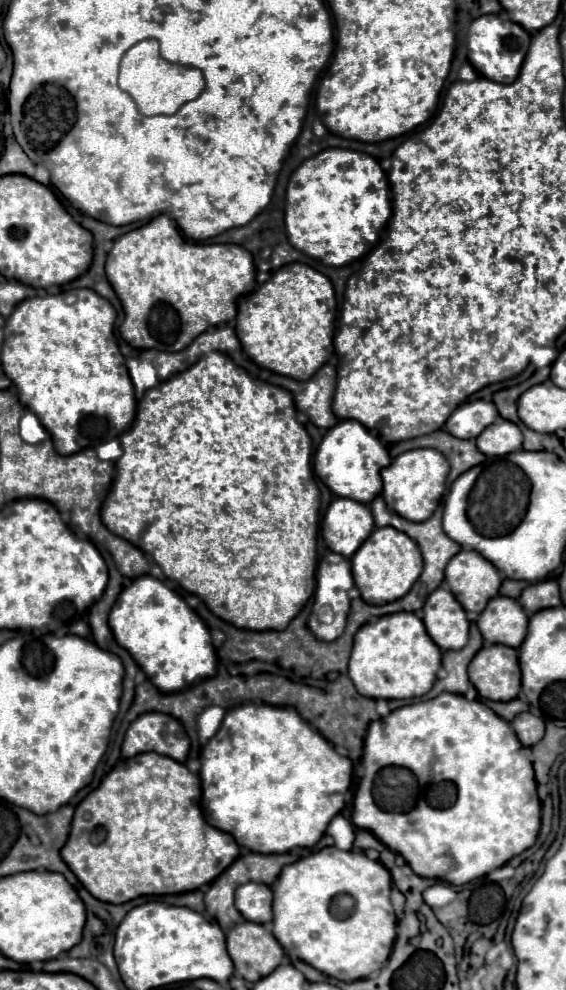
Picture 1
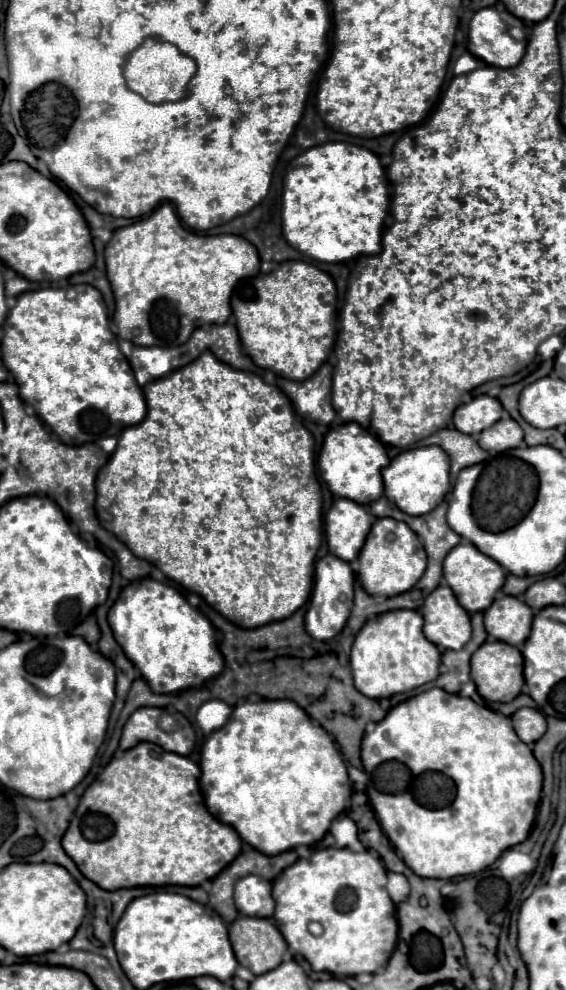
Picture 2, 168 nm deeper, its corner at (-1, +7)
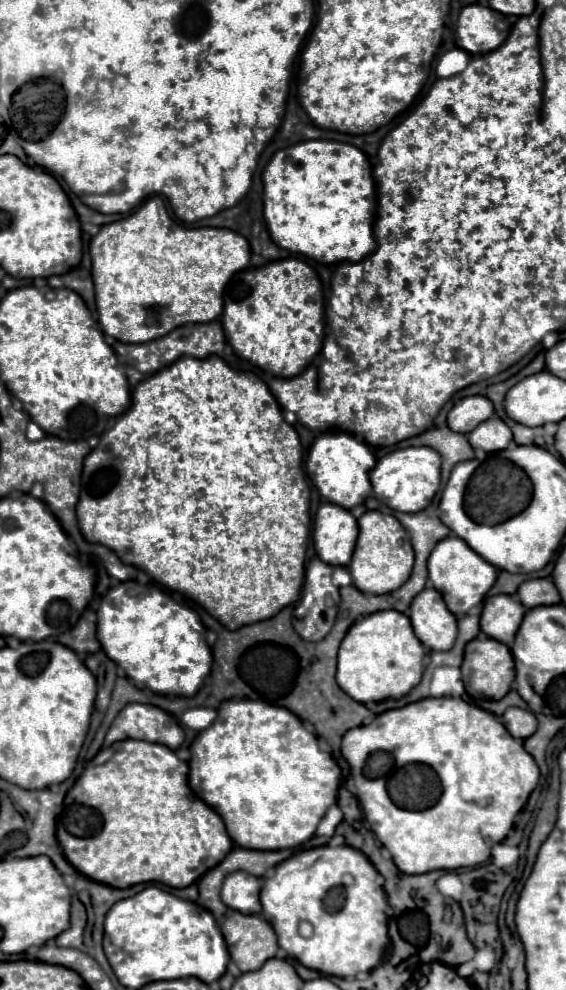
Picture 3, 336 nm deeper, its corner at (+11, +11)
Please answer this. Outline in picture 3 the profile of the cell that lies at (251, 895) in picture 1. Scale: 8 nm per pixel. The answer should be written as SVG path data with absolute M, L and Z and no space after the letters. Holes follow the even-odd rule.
M235 871L227 875L223 881L221 889L221 899L227 907L247 913L247 915L257 915L261 911L259 903L259 891L261 891L263 881L255 875L249 875L245 871Z

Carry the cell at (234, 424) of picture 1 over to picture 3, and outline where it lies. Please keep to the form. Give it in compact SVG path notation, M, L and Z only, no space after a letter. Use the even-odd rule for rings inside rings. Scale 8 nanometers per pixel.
M213 355L209 359L181 357L175 363L163 367L161 371L145 377L131 395L131 407L117 419L113 429L103 435L103 441L85 457L81 475L81 497L77 503L77 519L81 533L87 541L101 543L113 549L123 563L135 565L157 577L161 585L179 591L195 599L205 607L219 623L235 631L243 625L251 625L263 619L275 617L281 609L295 603L303 585L305 571L307 537L309 537L309 485L303 473L301 443L295 429L283 419L279 403L271 395L269 387L251 371L235 371L221 357Z

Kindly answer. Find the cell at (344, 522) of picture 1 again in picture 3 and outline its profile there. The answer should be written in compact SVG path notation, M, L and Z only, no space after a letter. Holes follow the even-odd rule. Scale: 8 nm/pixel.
M323 503L313 525L313 543L317 555L325 563L345 567L351 559L357 531L357 519L351 515L351 511L335 503Z

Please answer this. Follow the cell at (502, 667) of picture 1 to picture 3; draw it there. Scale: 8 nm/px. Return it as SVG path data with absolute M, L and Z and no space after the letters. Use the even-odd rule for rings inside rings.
M477 637L465 647L465 657L461 665L465 691L475 699L501 699L509 693L515 679L513 655L505 643L499 643L491 637Z

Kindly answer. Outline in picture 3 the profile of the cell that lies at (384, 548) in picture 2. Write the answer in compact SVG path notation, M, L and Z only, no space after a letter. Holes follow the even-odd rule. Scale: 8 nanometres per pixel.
M365 511L359 517L359 539L349 563L353 585L359 591L383 595L399 589L409 579L413 561L415 553L409 543L407 531L393 515L383 515L381 511Z

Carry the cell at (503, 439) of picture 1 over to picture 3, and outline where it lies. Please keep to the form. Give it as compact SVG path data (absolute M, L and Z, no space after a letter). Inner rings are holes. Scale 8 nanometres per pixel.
M499 417L483 421L479 427L475 427L475 431L469 433L469 443L475 449L483 449L487 453L503 451L511 439L513 439L511 429Z

